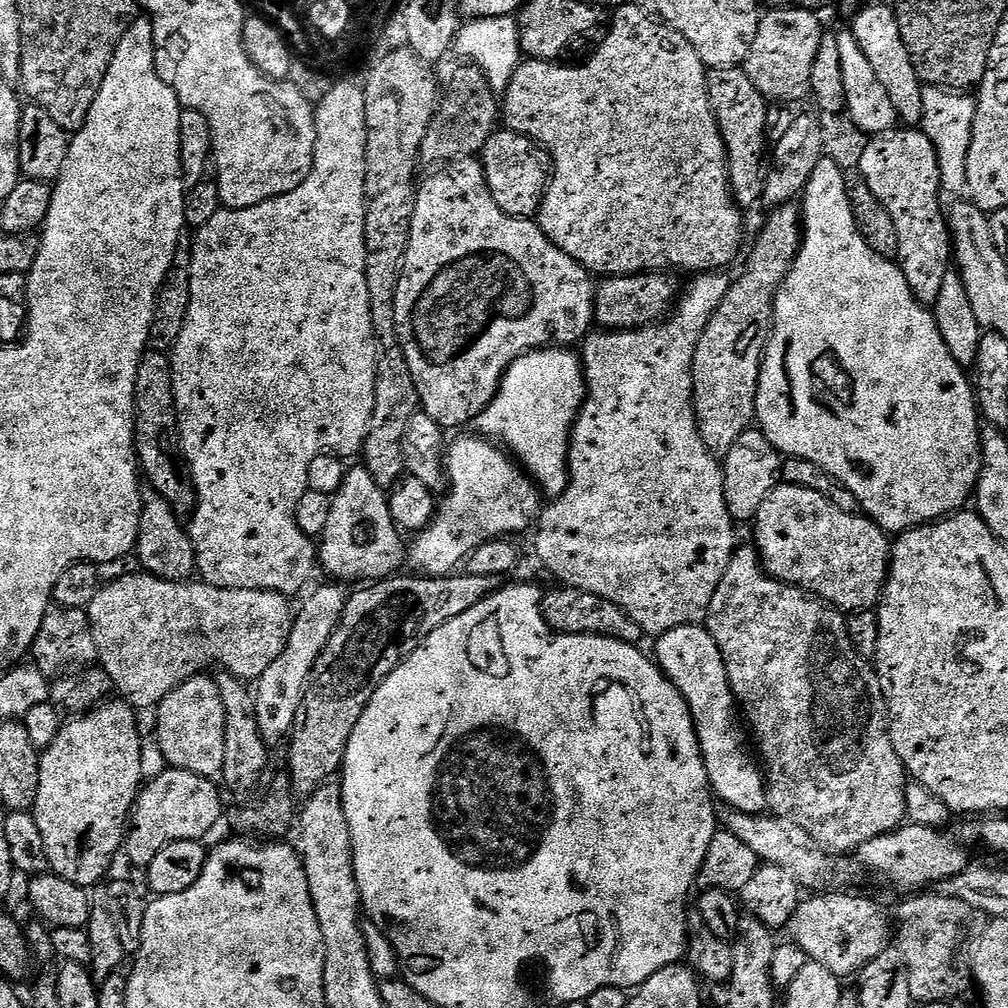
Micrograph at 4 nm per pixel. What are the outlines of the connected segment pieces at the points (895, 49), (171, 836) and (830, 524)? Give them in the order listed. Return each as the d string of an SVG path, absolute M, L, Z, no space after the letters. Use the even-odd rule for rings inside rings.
M869 2L866 7L860 9L851 17L850 30L862 50L874 74L882 81L890 102L894 102L894 110L897 117L905 125L916 126L923 121L922 94L924 88L922 81L914 70L914 62L910 62L910 50L906 50L906 42L902 42L902 30L898 30L898 18L896 9L891 3L876 4Z
M165 767L163 771L149 784L147 781L137 792L136 802L126 824L122 852L123 855L128 855L129 862L137 864L140 870L147 869L157 854L166 850L166 846L170 846L170 842L203 841L204 835L219 820L221 823L222 813L225 811L215 779L199 776L181 768Z
M779 483L771 494L762 502L754 521L756 527L756 541L754 547L760 554L760 563L764 565L764 571L773 580L778 580L782 584L790 584L794 588L800 588L803 592L811 592L813 596L819 596L822 600L827 600L834 608L839 608L845 614L860 612L863 608L875 609L880 603L880 595L884 592L884 584L888 580L888 569L890 567L890 536L884 529L878 527L873 520L868 519L864 514L853 514L843 512L839 506L830 503L822 493L815 492L813 488L803 488L797 484Z

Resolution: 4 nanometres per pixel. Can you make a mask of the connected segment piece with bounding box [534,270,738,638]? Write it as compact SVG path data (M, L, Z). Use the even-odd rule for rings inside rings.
M727 271L702 272L688 289L679 293L678 299L670 315L646 328L629 328L627 330L596 330L584 337L582 341L582 363L584 366L584 405L580 415L572 425L572 435L568 441L568 485L562 495L555 497L552 504L539 513L534 524L536 532L536 556L540 564L552 576L557 576L561 585L590 590L590 594L598 594L598 598L606 598L614 602L614 606L622 606L638 626L642 626L645 637L658 638L678 626L700 624L707 621L710 602L714 598L714 590L718 590L718 582L722 582L722 574L726 574L726 566L732 553L738 547L734 521L730 510L726 510L724 497L724 469L721 461L702 442L702 434L696 425L696 407L692 405L692 367L694 366L694 350L698 350L698 338L702 338L702 330L714 318L714 310L722 306L722 298L726 298L726 290L730 283Z

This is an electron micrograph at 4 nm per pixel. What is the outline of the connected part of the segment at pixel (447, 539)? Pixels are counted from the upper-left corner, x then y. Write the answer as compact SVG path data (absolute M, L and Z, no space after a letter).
M479 434L471 435L447 445L446 476L448 472L452 489L445 500L439 501L431 525L413 539L412 564L417 573L453 575L482 541L508 538L516 534L512 532L527 528L529 531L541 511L541 493L523 467L503 447Z

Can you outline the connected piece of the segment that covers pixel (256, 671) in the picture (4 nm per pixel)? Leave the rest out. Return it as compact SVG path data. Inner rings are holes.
M137 571L137 576L120 576L117 580L112 580L103 585L87 606L88 621L92 627L92 641L96 644L96 655L98 657L99 667L106 670L106 674L112 679L113 689L123 699L127 700L133 708L143 710L155 709L166 698L166 694L170 694L182 682L186 682L192 676L199 676L205 671L204 664L220 664L223 671L230 673L232 676L238 677L239 680L245 682L255 682L260 679L262 674L266 674L266 669L274 663L274 658L278 658L278 654L282 654L282 650L286 650L286 642L290 638L290 630L292 629L292 621L294 619L294 608L291 608L289 597L280 595L279 592L263 592L258 590L238 590L237 588L216 588L212 584L203 582L177 582L174 580L163 580L157 576L150 576L147 572Z

